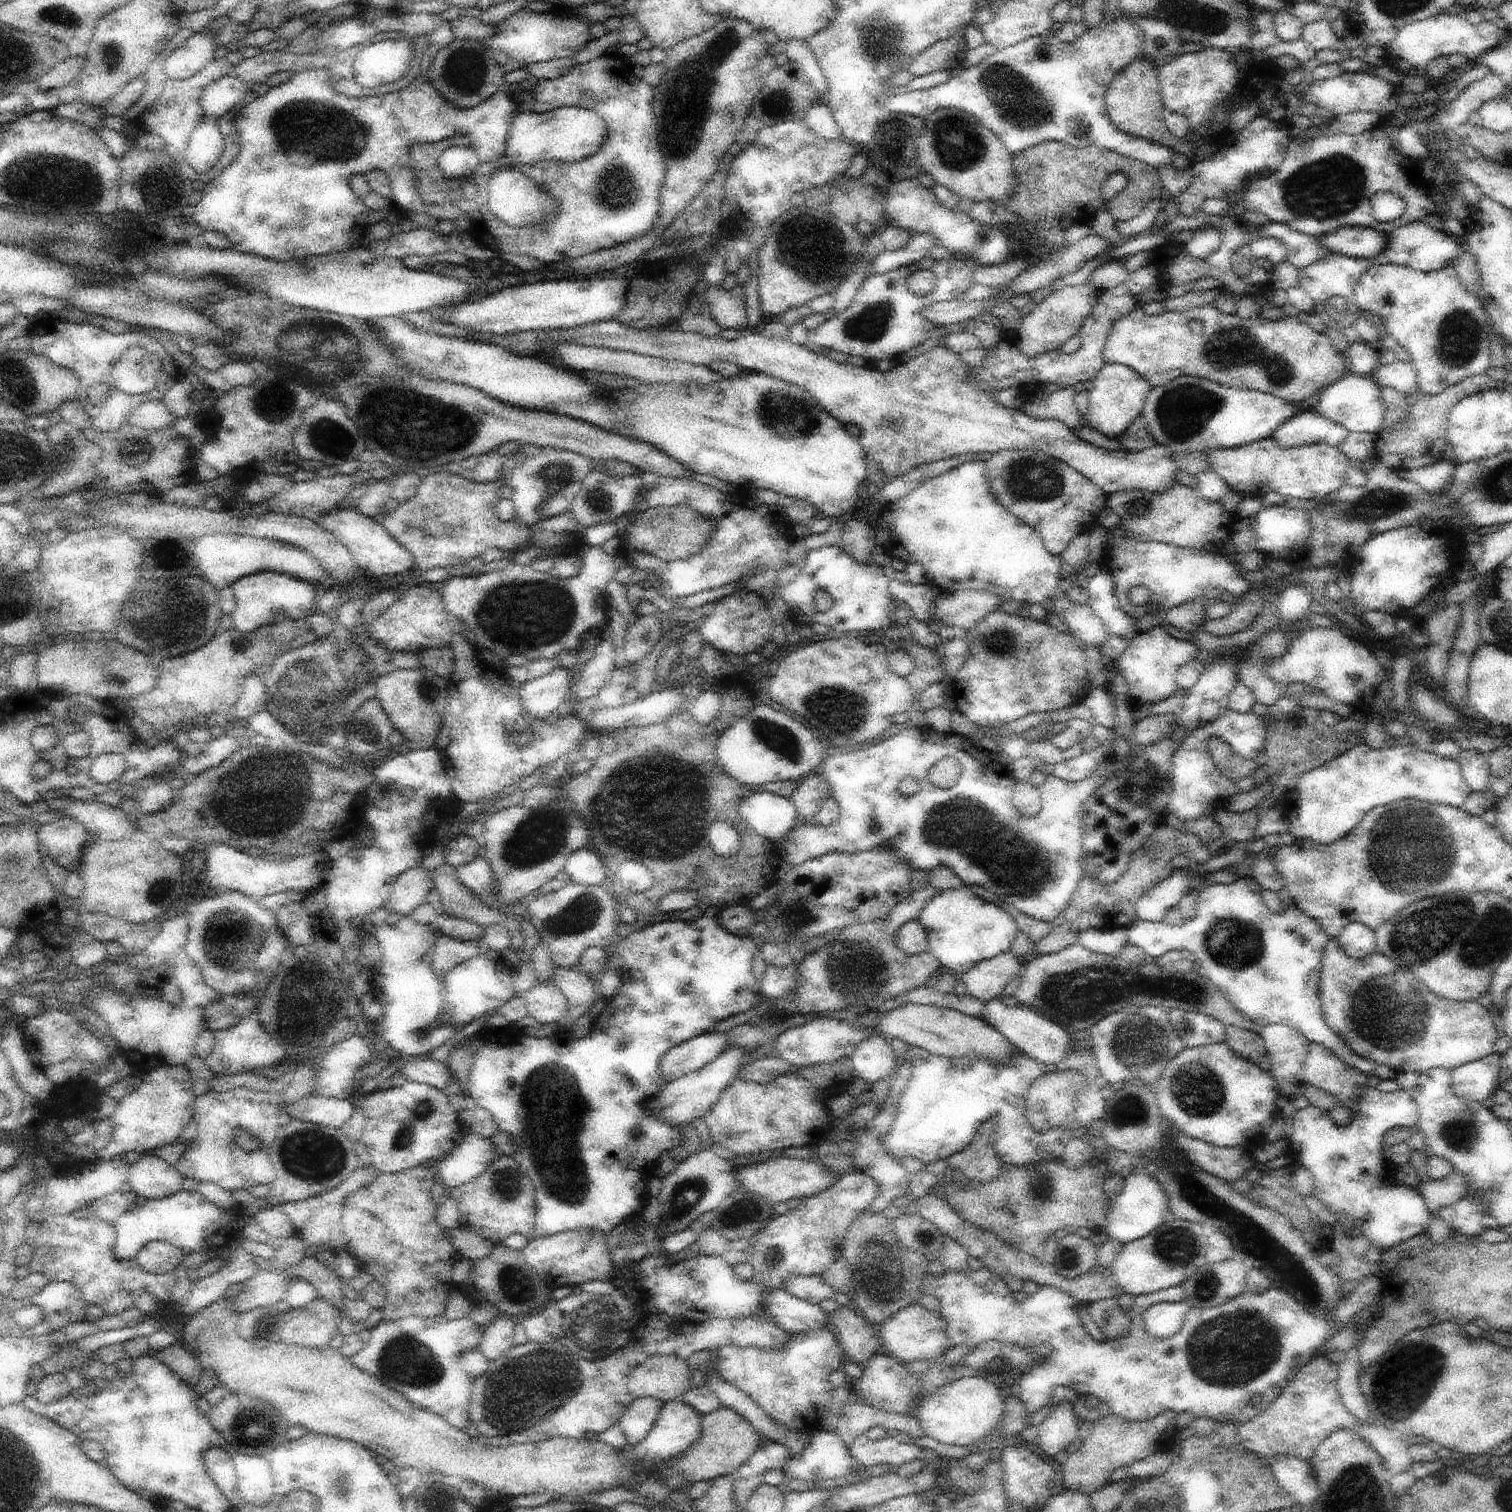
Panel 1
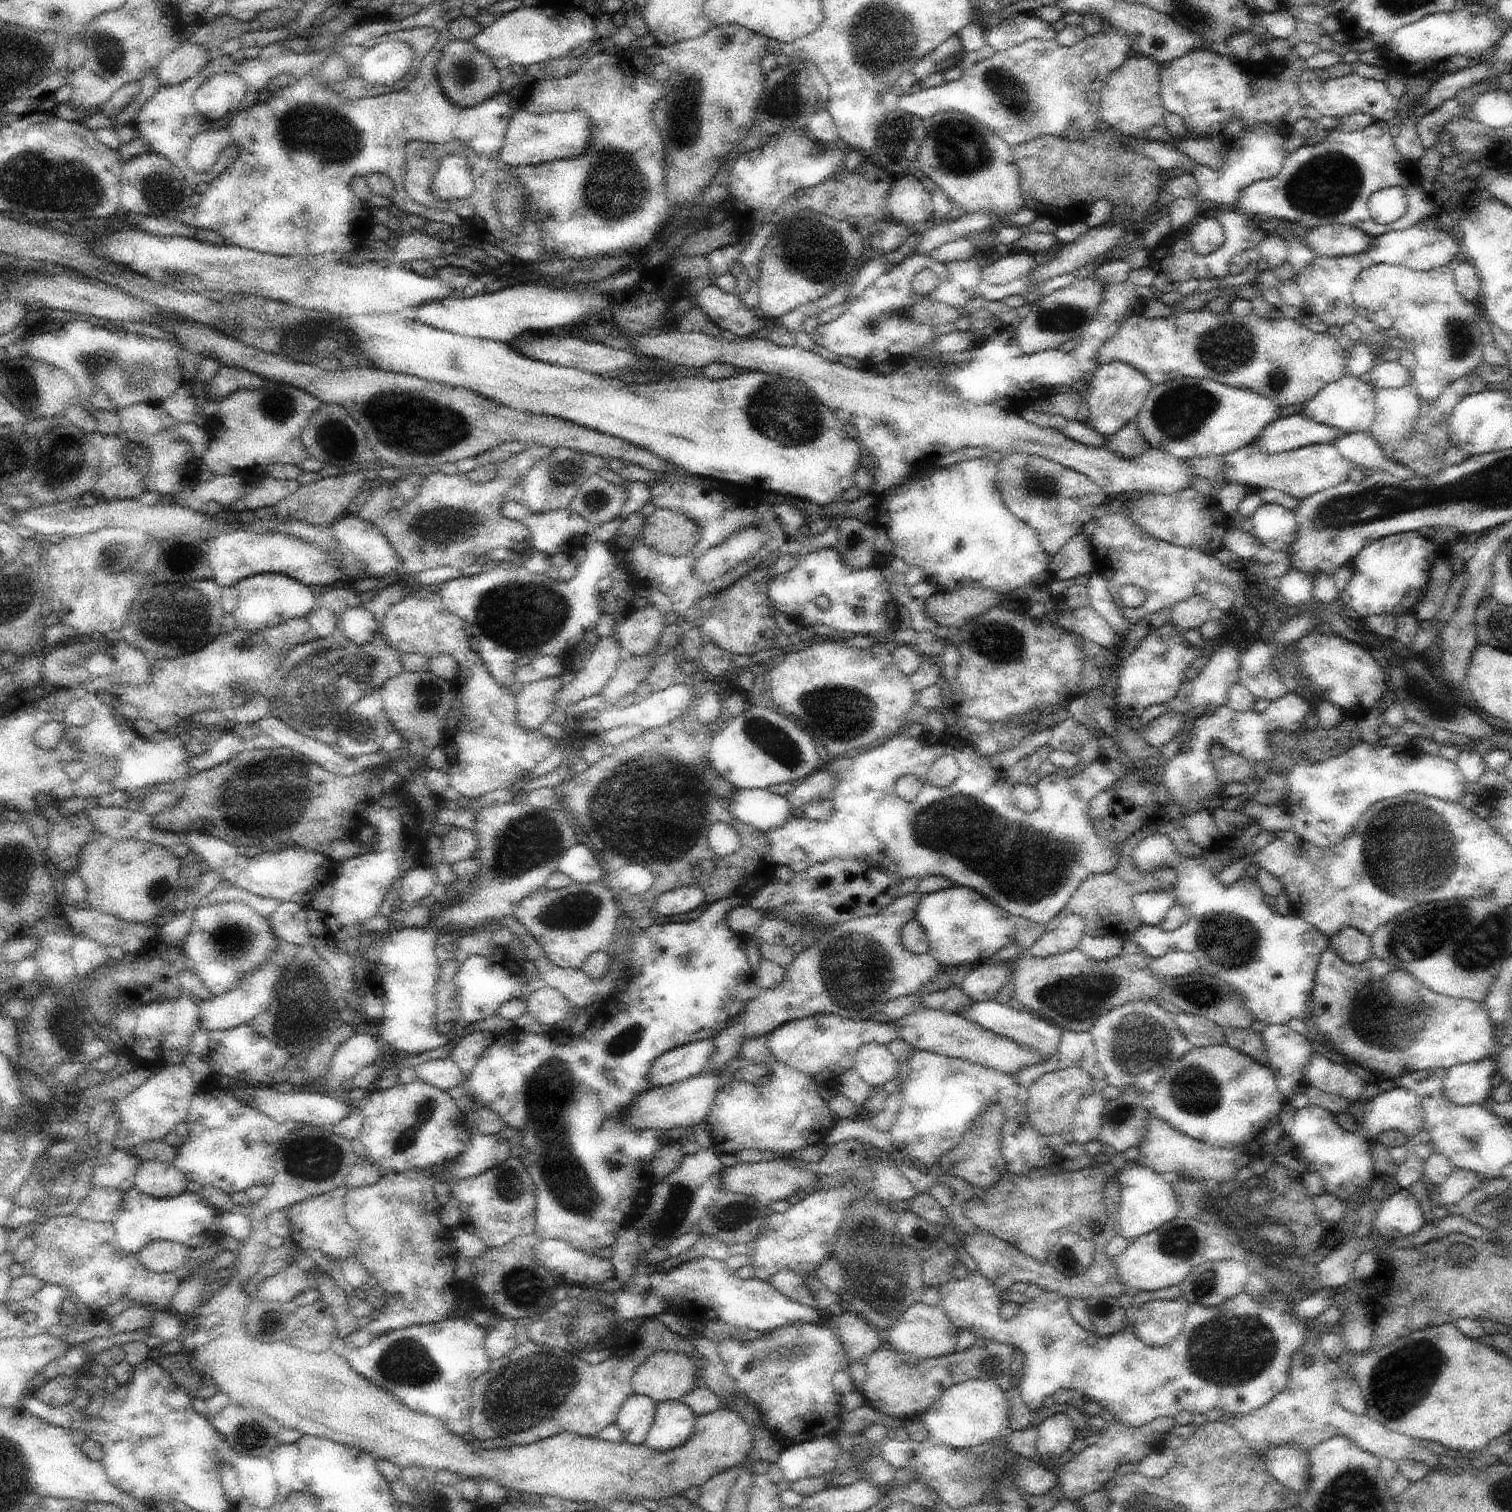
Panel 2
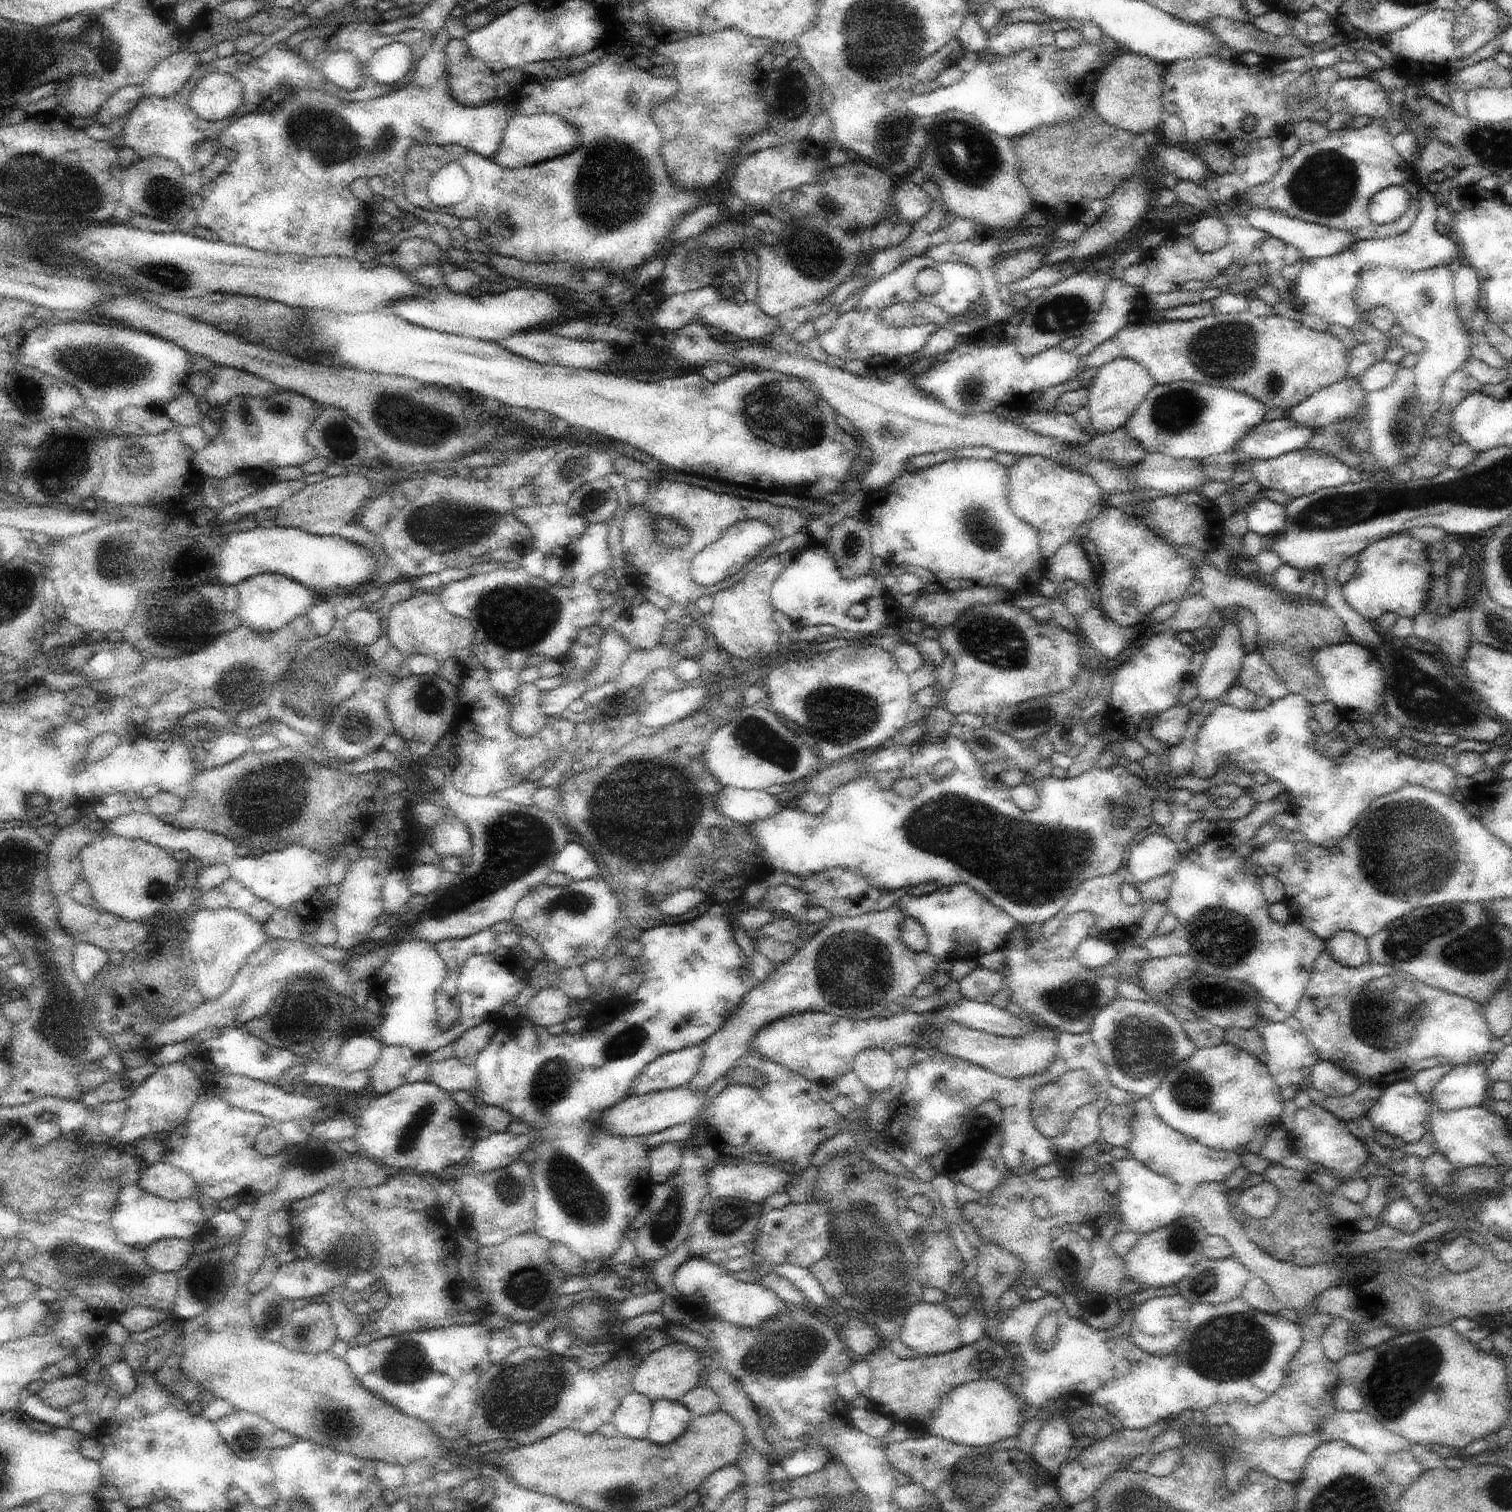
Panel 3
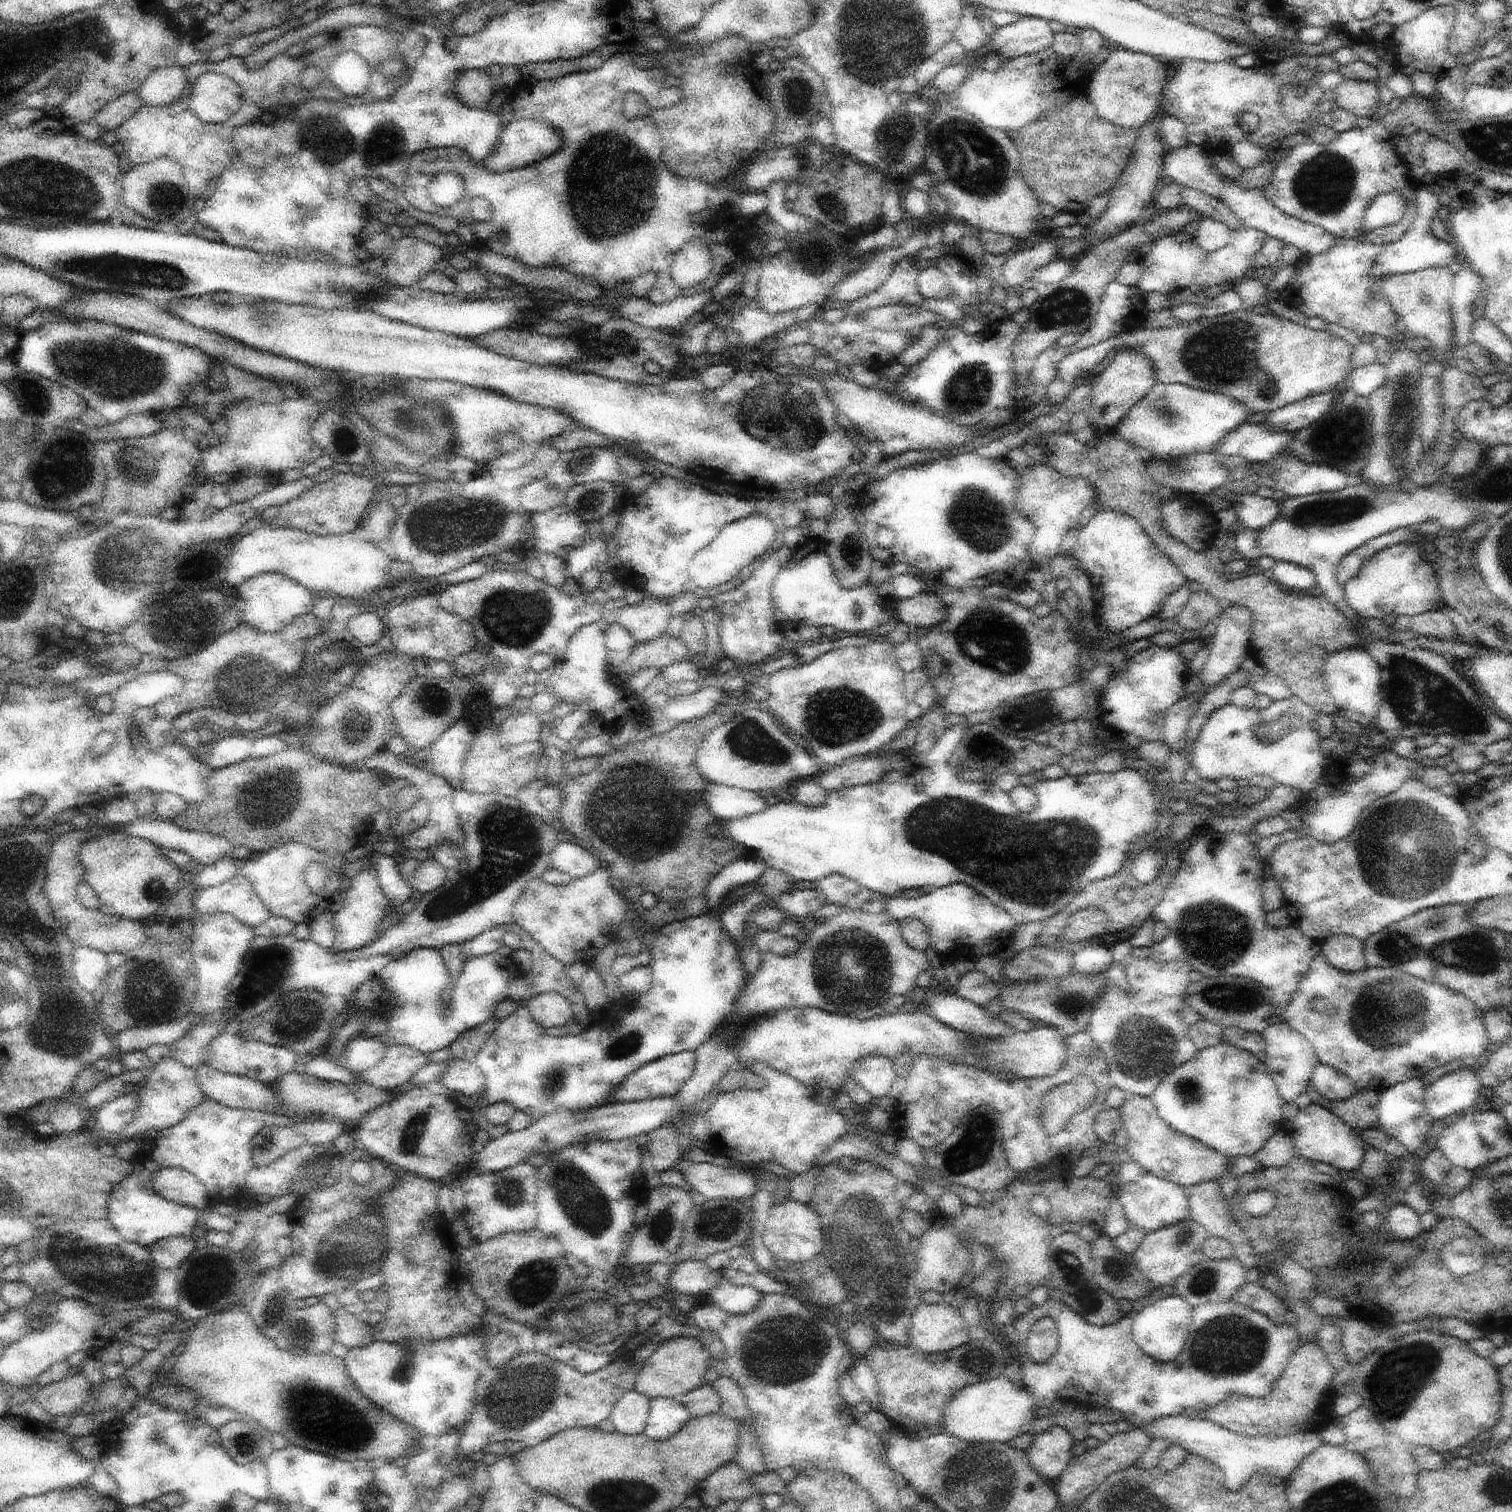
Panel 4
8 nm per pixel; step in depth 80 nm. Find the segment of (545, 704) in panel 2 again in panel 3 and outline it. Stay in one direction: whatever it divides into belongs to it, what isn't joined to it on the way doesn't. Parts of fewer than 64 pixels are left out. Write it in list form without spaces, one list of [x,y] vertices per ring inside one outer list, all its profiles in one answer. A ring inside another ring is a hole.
[[[521,683],[517,703],[510,715],[510,728],[514,734],[523,736],[524,738],[538,737],[541,730],[547,725],[546,718],[548,717],[541,711],[541,696],[544,691],[538,690],[534,683]]]

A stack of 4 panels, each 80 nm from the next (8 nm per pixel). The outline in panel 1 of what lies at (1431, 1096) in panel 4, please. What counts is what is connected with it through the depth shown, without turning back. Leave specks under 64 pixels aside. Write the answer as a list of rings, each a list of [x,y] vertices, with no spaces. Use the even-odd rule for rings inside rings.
[[[1494,1052],[1480,1060],[1458,1066],[1452,1072],[1452,1090],[1464,1100],[1486,1100],[1499,1088],[1498,1079],[1502,1070],[1502,1055]]]

